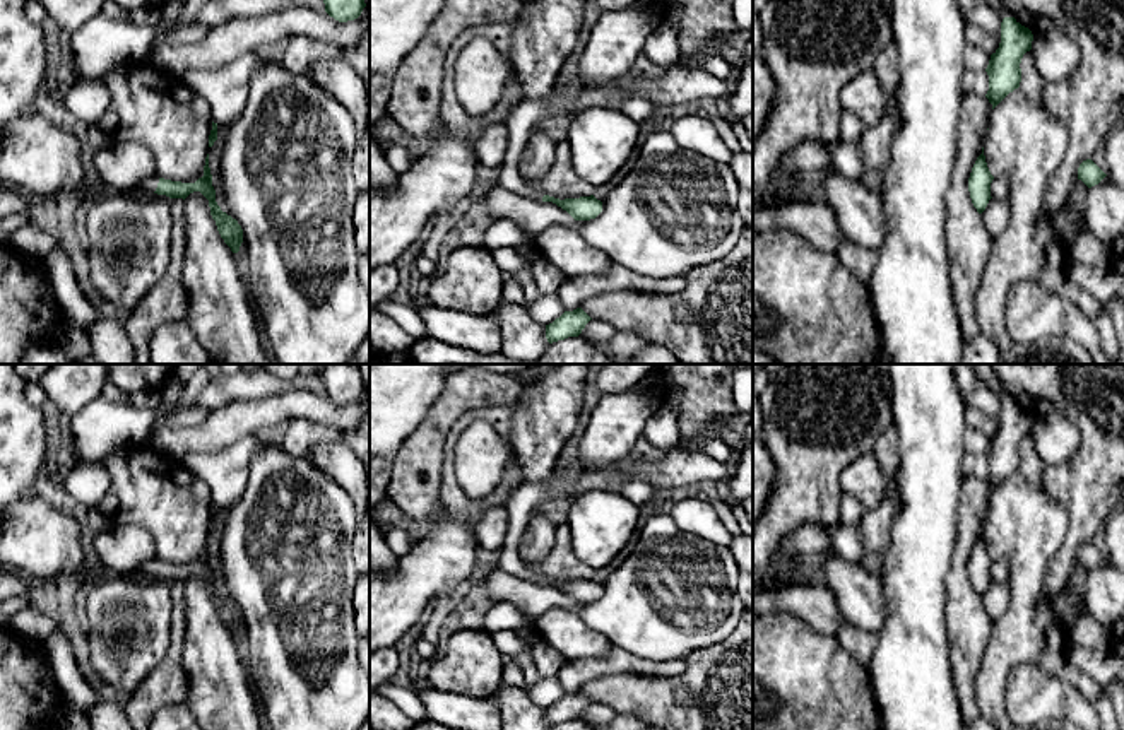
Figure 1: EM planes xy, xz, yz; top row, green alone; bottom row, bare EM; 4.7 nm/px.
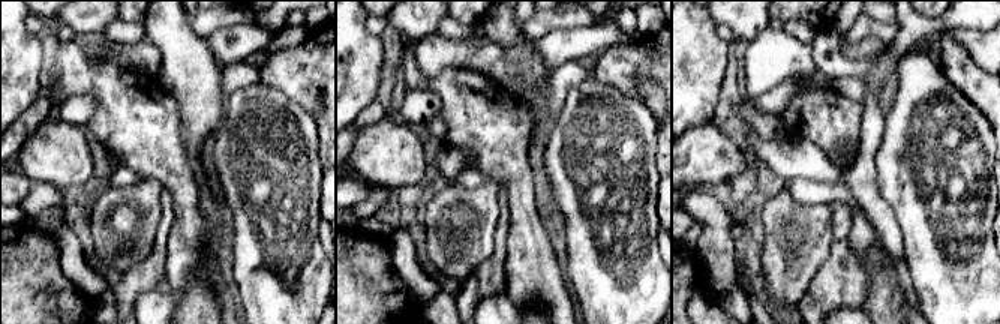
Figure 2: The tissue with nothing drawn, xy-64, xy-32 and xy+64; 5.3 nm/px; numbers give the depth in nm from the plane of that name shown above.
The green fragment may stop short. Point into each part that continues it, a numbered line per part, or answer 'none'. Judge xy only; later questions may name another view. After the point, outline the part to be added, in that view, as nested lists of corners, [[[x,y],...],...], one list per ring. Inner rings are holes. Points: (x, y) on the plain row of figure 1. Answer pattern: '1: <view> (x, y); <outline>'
1: xy (149, 568); [[[159,559],[145,562],[145,564],[140,564],[135,569],[137,569],[137,574],[140,574],[140,576],[154,576],[156,571],[157,571],[157,566],[159,566]]]

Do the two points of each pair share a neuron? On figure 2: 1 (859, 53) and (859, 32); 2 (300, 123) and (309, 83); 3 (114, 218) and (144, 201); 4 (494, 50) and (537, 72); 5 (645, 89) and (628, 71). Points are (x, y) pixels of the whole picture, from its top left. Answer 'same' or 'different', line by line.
1: different
2: different
3: same
4: different
5: different

